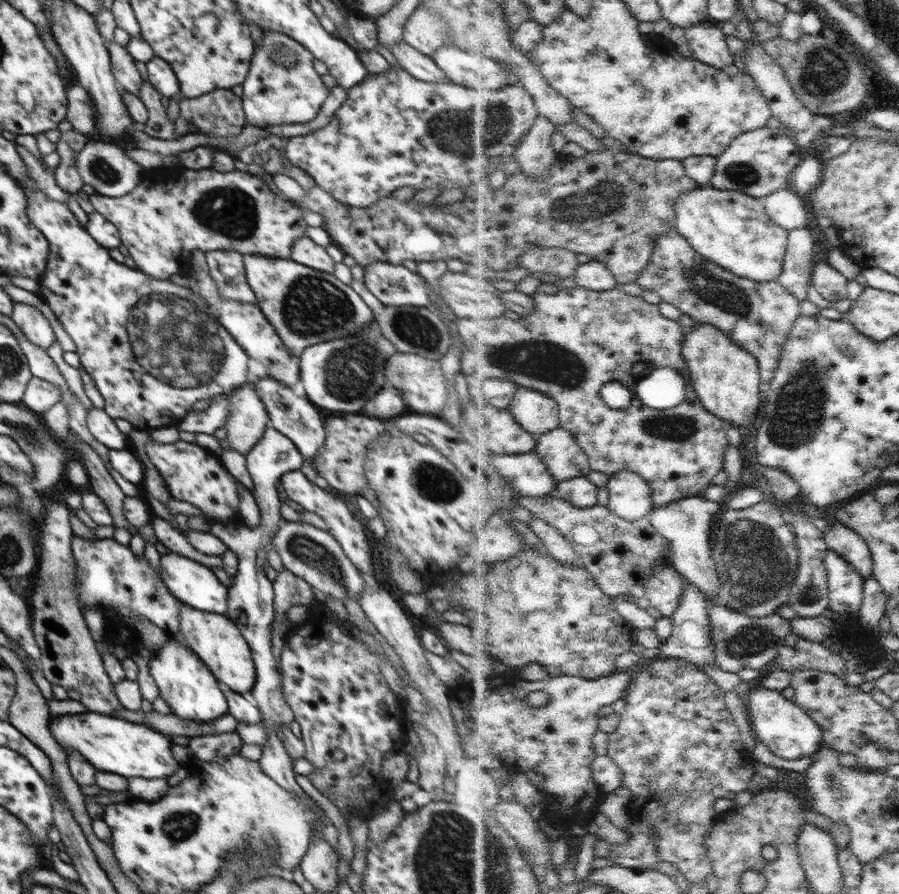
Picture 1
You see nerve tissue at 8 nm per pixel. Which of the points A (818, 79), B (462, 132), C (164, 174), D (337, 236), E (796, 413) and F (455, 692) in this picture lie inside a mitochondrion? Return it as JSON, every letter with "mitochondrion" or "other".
{"A":"mitochondrion","B":"mitochondrion","C":"other","D":"other","E":"mitochondrion","F":"other"}

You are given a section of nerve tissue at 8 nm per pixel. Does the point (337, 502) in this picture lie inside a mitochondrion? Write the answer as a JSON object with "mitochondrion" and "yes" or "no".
{"mitochondrion":"no"}

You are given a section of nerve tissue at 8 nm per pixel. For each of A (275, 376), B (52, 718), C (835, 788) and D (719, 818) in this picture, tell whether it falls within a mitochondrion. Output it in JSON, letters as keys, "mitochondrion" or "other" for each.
{"A":"other","B":"other","C":"mitochondrion","D":"other"}

